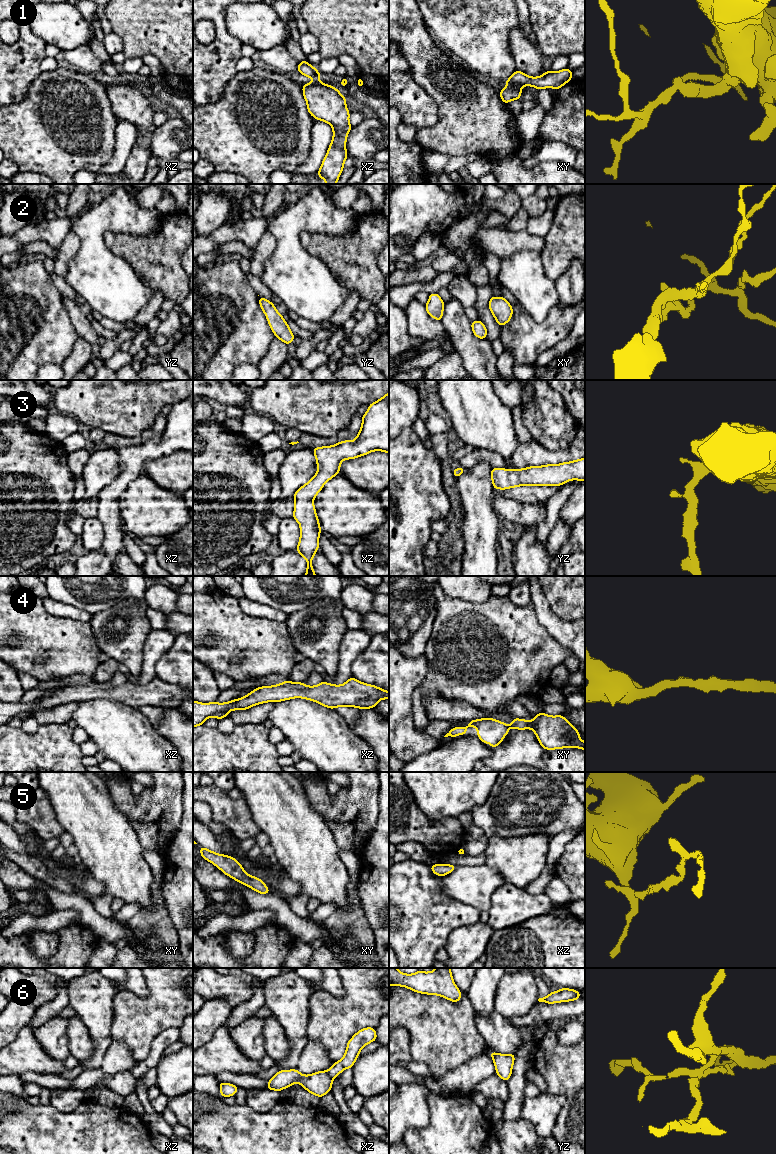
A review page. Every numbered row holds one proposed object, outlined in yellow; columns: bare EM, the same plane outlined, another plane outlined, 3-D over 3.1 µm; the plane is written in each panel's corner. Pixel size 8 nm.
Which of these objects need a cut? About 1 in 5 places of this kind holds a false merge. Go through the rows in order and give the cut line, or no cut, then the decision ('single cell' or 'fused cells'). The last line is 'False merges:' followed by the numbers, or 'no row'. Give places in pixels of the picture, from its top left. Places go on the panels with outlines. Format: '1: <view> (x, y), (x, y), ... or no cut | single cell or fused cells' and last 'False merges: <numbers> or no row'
1: xy (507, 84), (520, 88) | fused cells
2: no cut | single cell
3: no cut | single cell
4: no cut | single cell
5: no cut | single cell
6: xz (326, 1071), (332, 1078) | fused cells
False merges: 1, 6

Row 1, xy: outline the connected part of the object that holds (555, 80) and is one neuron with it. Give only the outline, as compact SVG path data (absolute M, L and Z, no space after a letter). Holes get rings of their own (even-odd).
M568 68L556 72L547 70L539 77L530 77L523 72L516 70L505 82L510 87L521 88L523 86L533 86L538 90L550 87L558 90L571 79L572 70Z

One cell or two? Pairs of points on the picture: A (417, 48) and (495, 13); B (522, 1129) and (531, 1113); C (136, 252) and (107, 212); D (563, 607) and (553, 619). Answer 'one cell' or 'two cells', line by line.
A: two cells
B: two cells
C: two cells
D: two cells

